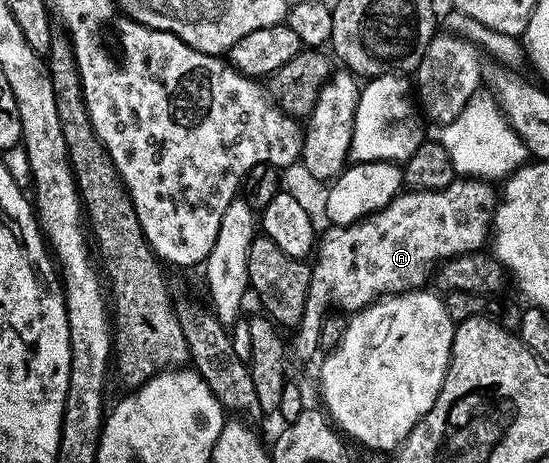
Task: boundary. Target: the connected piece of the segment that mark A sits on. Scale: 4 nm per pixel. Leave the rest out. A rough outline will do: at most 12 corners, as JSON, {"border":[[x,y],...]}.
{"border":[[405,189],[320,236],[291,355],[337,306],[416,291],[491,235],[495,191]]}

